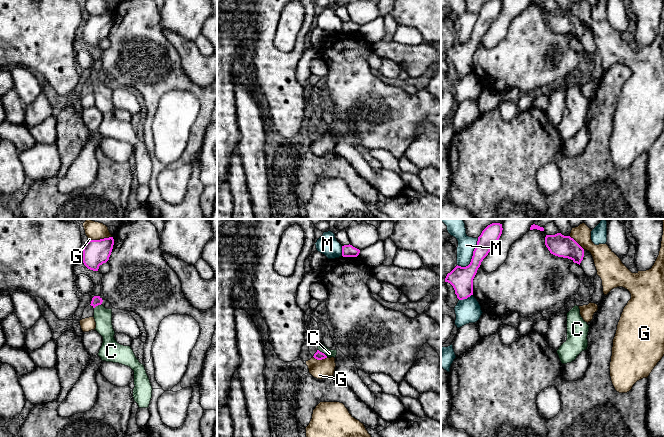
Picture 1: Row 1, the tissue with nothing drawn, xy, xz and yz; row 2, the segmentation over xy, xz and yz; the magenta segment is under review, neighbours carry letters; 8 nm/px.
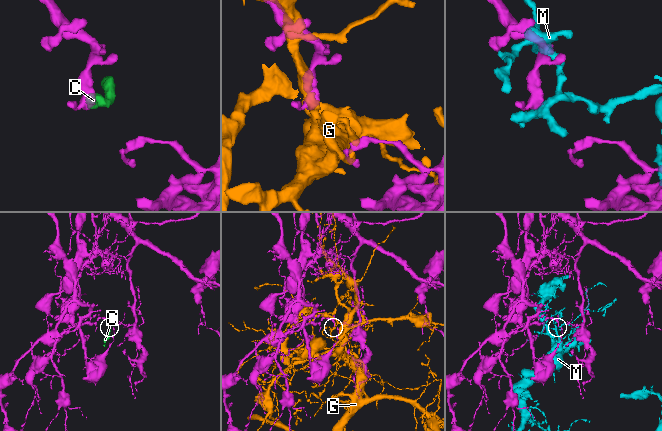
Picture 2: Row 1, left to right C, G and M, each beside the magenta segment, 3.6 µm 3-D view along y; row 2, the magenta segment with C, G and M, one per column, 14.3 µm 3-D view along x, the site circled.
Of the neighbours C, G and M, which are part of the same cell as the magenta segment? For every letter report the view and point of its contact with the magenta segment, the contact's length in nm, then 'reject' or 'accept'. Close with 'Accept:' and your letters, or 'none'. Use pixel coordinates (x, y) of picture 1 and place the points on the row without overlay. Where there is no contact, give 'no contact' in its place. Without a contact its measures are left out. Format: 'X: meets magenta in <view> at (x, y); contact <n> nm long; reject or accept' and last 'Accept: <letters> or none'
C: meets magenta in xz at (323, 129); contact 100 nm long; accept
G: meets magenta in xy at (100, 15); contact 190 nm long; reject
M: meets magenta in yz at (472, 32); contact 280 nm long; reject
Accept: C

